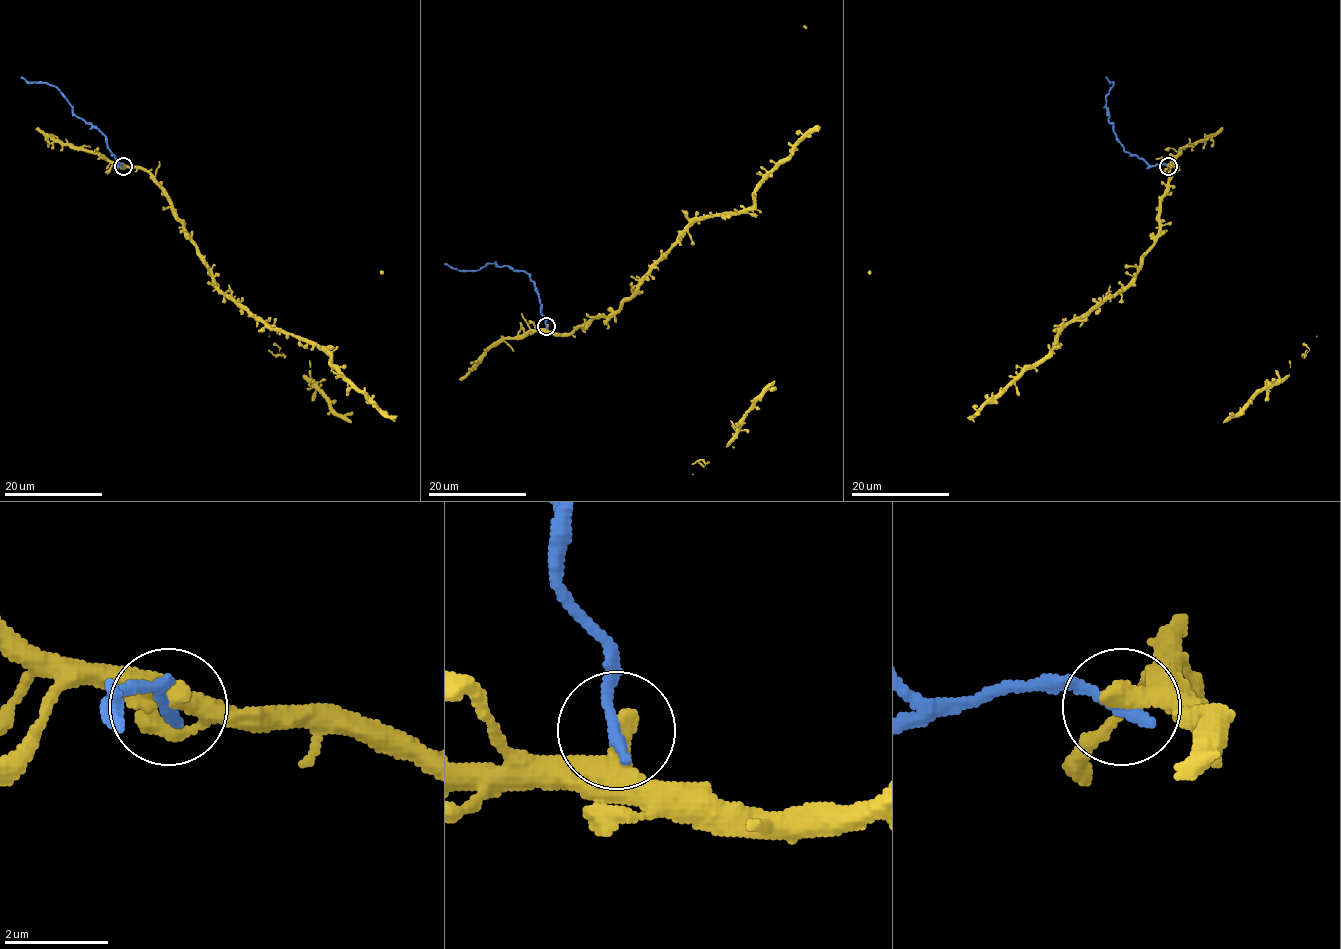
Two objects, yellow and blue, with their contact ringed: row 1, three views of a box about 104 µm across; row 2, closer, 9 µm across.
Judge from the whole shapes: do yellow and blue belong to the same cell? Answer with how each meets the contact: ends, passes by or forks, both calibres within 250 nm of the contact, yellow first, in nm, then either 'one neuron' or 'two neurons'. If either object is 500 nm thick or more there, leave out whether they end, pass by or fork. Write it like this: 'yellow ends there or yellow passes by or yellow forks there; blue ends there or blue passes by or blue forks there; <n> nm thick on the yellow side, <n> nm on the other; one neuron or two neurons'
yellow ends there; blue ends there; 460 nm thick on the yellow side, 280 nm on the other; two neurons

